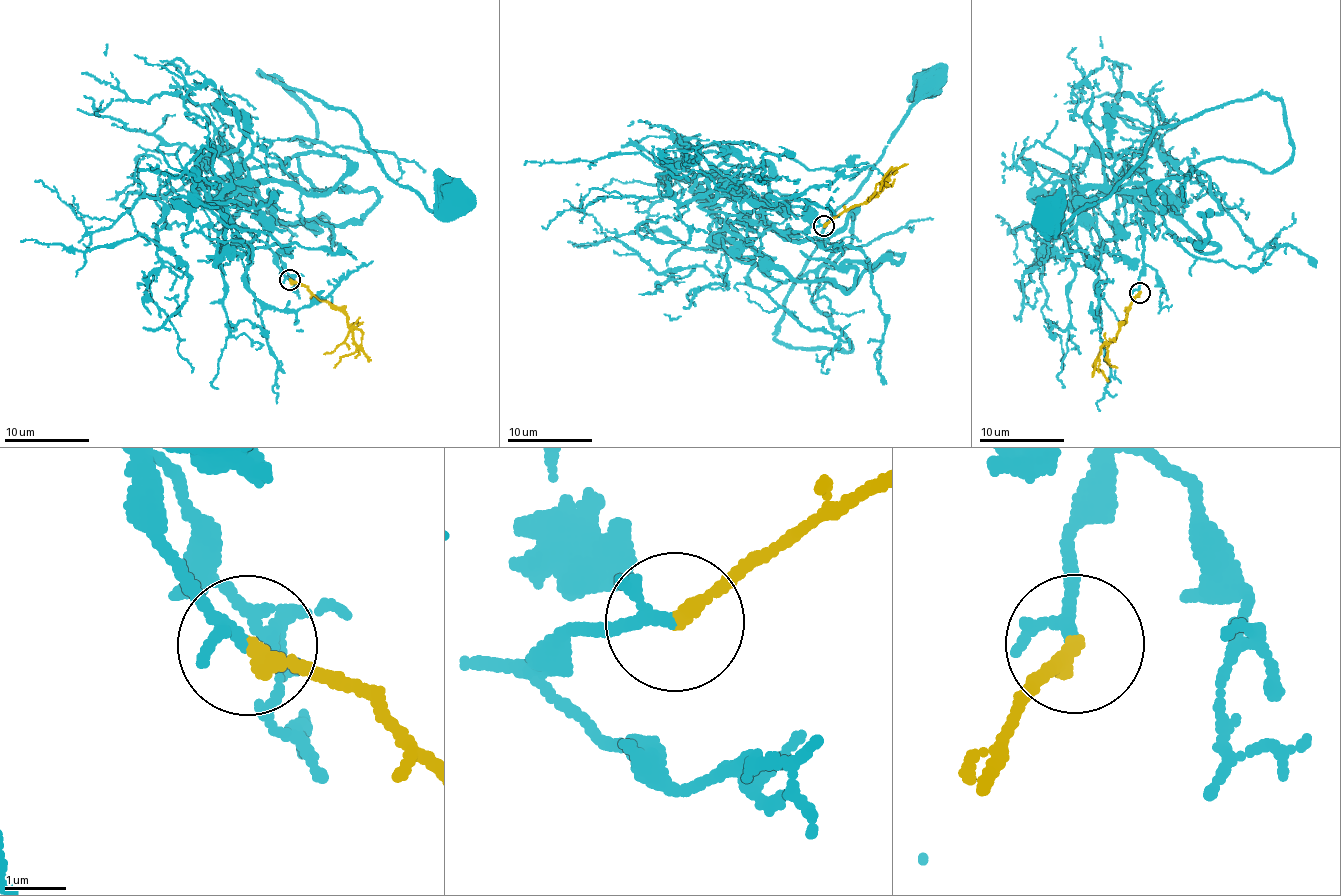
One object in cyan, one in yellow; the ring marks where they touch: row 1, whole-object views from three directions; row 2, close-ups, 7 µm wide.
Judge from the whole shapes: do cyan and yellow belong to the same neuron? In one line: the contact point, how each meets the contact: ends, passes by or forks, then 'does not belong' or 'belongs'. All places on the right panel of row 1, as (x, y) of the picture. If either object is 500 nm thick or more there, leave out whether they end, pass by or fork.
place (1140, 292); cyan passes by; yellow ends; belongs

